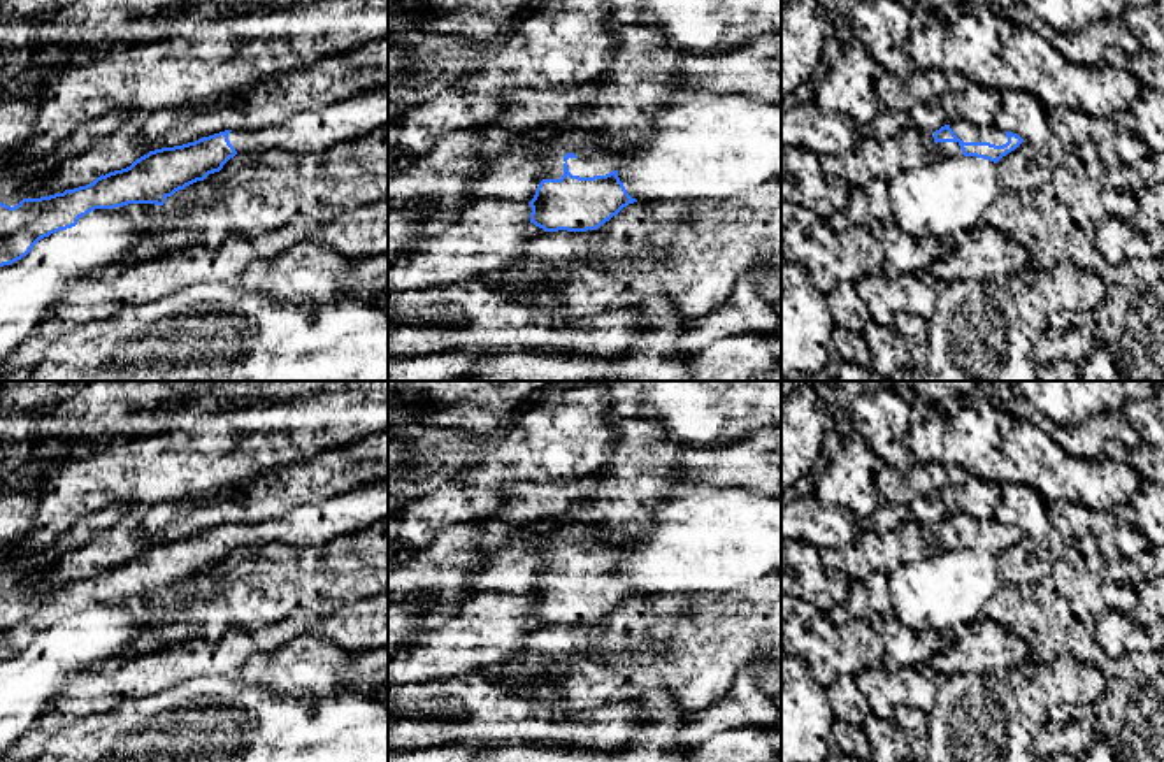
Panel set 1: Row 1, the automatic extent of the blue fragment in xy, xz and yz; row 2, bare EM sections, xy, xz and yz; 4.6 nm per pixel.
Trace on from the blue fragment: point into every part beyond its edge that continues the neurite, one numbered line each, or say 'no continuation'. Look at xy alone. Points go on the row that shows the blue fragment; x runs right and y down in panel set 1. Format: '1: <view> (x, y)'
no continuation

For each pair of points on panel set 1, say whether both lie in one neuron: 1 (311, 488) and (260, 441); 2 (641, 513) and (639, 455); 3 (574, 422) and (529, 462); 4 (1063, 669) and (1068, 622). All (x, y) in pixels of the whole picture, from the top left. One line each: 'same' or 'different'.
1: different
2: same
3: same
4: different

